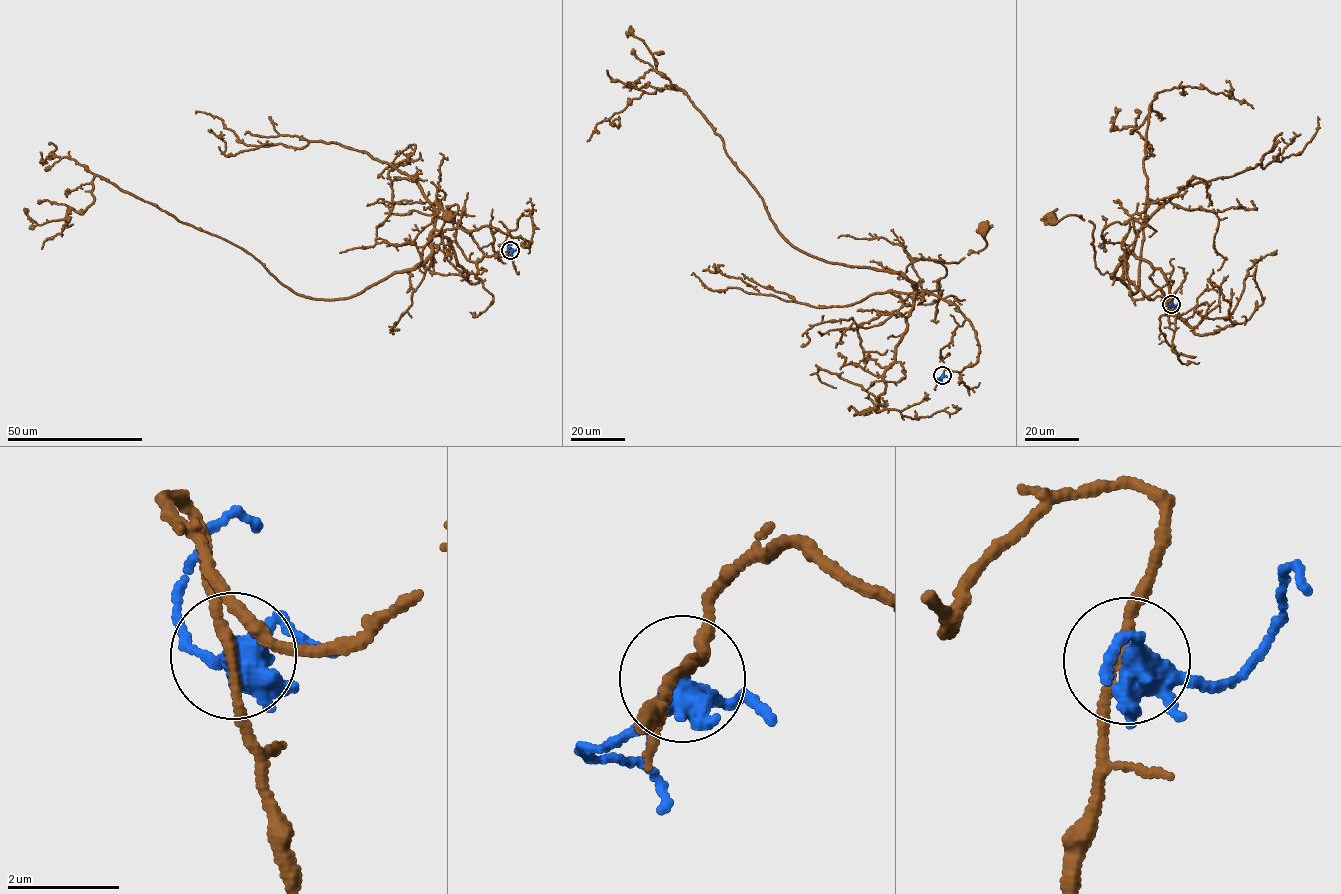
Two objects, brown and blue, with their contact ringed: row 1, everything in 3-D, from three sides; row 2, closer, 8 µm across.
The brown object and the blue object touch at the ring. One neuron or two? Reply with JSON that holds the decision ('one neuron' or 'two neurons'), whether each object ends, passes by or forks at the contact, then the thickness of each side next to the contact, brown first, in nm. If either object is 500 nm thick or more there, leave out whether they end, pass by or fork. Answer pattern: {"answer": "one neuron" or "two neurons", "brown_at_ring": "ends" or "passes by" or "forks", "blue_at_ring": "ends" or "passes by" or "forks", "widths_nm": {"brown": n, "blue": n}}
{"answer": "two neurons", "brown_at_ring": "passes by", "blue_at_ring": "forks", "widths_nm": {"brown": 170, "blue": 360}}

